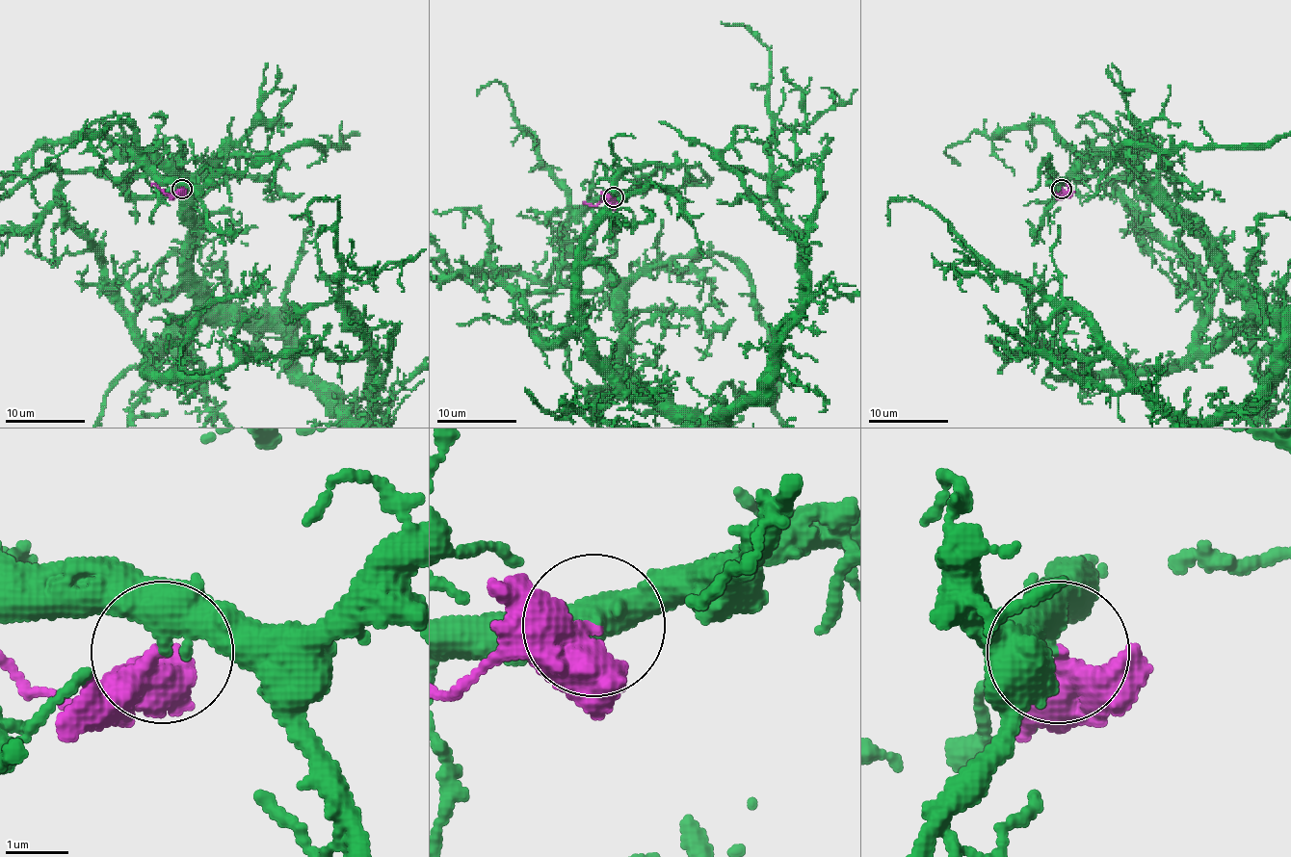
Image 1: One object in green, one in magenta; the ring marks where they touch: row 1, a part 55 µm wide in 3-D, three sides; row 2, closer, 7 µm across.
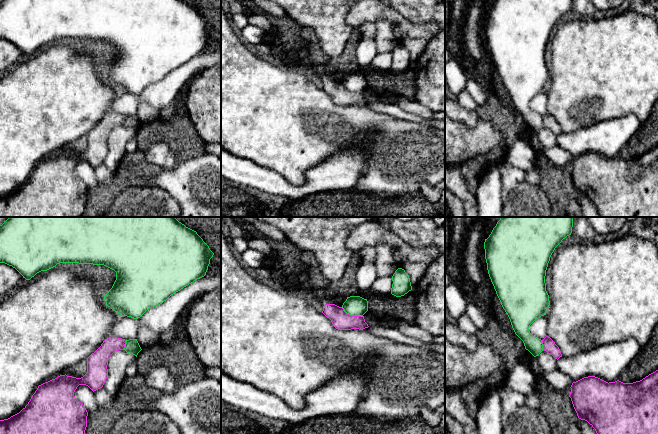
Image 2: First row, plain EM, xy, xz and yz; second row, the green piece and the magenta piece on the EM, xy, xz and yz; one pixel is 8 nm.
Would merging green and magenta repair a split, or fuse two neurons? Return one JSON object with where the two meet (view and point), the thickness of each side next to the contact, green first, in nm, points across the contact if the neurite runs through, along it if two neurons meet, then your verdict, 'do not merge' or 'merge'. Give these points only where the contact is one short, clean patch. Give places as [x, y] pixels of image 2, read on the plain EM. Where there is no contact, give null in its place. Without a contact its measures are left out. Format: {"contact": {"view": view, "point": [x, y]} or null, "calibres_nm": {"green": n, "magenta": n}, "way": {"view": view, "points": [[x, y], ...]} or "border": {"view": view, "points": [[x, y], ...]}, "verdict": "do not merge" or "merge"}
{"contact": {"view": "xz", "point": [352, 91]}, "calibres_nm": {"green": 160, "magenta": 150}, "border": {"view": "xz", "points": [[341, 83], [351, 91], [362, 92]]}, "verdict": "do not merge"}

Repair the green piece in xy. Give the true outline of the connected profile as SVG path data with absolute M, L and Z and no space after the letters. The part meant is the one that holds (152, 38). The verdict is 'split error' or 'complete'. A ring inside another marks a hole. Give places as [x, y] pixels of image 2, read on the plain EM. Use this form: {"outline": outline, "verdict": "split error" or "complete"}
{"outline": "M2 0L0 39L15 44L26 56L60 39L104 41L116 48L116 56L104 72L106 81L121 92L140 94L148 85L206 51L214 29L184 0Z", "verdict": "complete"}

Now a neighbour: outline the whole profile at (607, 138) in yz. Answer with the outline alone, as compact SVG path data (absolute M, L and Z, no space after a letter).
M633 114L610 119L581 128L571 133L560 133L557 146L568 151L572 158L595 152L606 158L615 158L638 131L641 122Z

